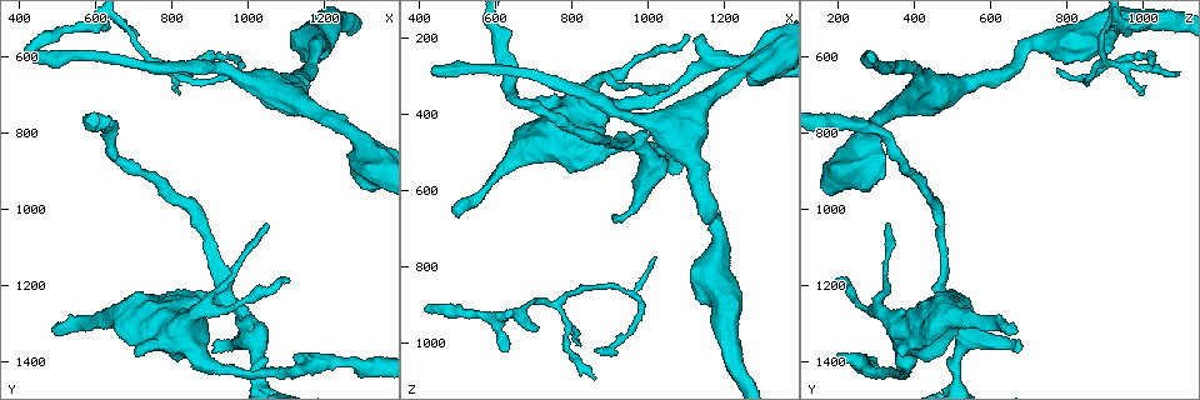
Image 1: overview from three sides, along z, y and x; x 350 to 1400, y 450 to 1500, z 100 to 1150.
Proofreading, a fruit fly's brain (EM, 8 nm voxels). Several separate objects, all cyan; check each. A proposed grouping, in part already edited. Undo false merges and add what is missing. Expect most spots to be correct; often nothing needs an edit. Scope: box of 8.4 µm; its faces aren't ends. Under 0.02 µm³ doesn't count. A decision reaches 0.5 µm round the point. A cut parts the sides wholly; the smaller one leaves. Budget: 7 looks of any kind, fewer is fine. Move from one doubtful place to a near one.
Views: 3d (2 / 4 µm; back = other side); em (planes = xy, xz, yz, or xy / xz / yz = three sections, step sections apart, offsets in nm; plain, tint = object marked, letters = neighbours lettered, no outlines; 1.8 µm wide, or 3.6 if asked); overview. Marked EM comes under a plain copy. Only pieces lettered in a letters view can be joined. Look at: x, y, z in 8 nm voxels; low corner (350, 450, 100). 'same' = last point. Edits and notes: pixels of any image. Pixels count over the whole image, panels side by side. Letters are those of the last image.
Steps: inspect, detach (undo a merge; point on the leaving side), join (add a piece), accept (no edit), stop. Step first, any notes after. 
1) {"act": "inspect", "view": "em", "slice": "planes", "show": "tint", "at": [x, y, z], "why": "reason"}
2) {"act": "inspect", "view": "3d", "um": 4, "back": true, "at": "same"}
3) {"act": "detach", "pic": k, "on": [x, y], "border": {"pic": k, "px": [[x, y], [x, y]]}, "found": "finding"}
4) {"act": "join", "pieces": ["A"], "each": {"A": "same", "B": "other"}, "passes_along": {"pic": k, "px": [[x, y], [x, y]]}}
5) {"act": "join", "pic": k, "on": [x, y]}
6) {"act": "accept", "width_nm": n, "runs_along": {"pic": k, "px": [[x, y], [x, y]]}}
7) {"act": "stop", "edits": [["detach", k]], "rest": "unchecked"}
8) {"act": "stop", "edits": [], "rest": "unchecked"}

{"act": "inspect", "view": "3d", "um": 2, "back": true, "at": [1105, 1195, 200], "why": "thin end"}

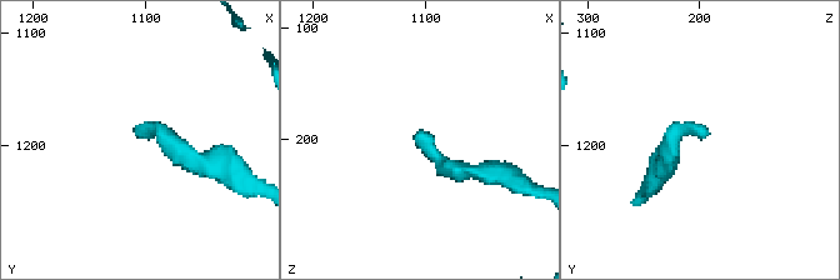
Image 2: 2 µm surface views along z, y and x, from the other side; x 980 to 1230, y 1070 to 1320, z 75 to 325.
{"act": "inspect", "view": "em", "slice": "xy", "step": 8, "show": "tint", "at": [1104, 1190, 192]}

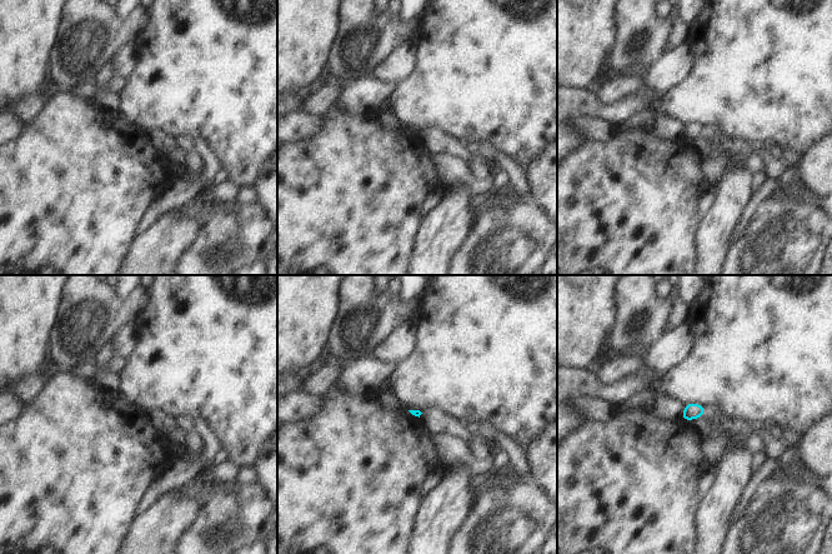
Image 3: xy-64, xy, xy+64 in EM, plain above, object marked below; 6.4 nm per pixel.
{"act": "inspect", "view": "em", "slice": "planes", "show": "letters", "at": "same"}

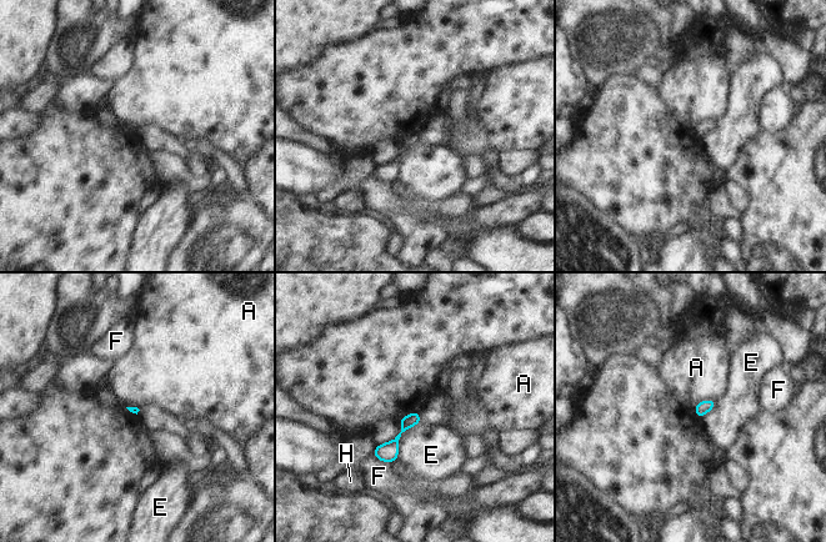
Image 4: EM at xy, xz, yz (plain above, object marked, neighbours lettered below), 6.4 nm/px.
{"act": "accept", "longest_contact_nm": ["E", 300], "each": {"A": "other", "E": "other", "F": "other", "H": "other"}, "found": "no lettered piece goes on from it"}

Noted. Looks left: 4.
{"act": "inspect", "view": "em", "slice": "planes", "show": "letters", "at": [905, 1365, 665], "why": "an open end"}

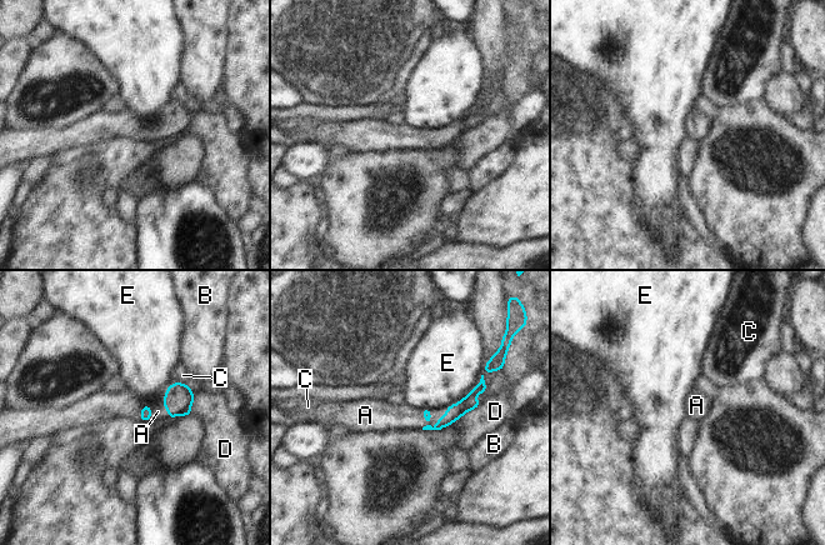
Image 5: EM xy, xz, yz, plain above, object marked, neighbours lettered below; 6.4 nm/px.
{"act": "join", "pieces": ["A"], "longest_contact_nm": ["E", 320], "each": {"A": "same", "B": "other", "C": "other", "D": "other", "E": "other"}, "found": "the cell continues"}

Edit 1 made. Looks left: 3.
{"act": "inspect", "view": "overview", "why": "see it whole again"}

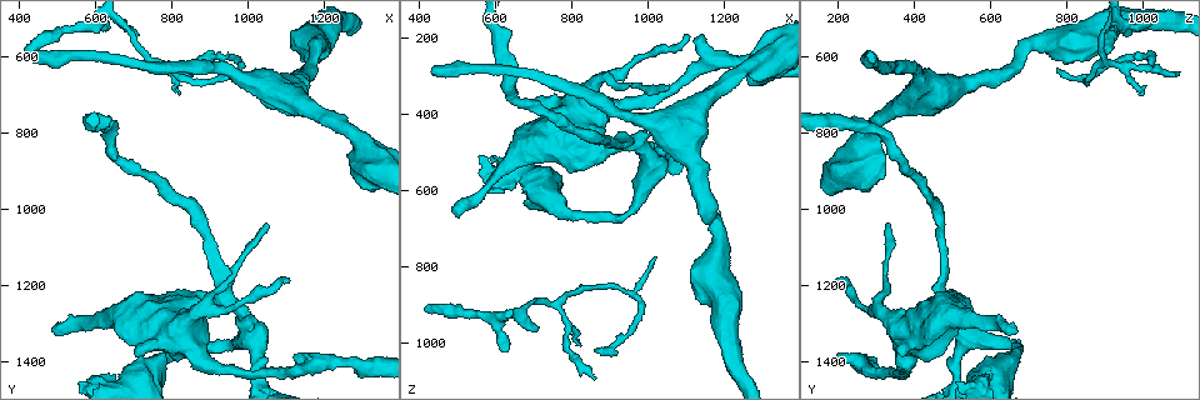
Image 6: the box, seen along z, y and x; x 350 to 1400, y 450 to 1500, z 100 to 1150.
{"act": "inspect", "view": "em", "slice": "xy", "step": 16, "show": "tint", "at": [435, 600, 290], "why": "branch stops here"}

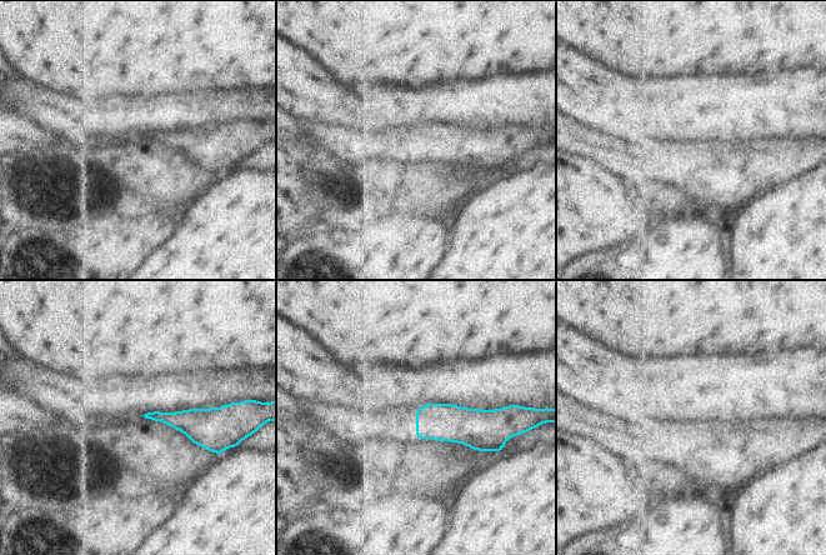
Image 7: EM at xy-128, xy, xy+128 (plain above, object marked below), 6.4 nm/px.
{"act": "inspect", "view": "em", "slice": "xy", "step": 16, "show": "letters", "at": "same", "why": "see the neighbours"}

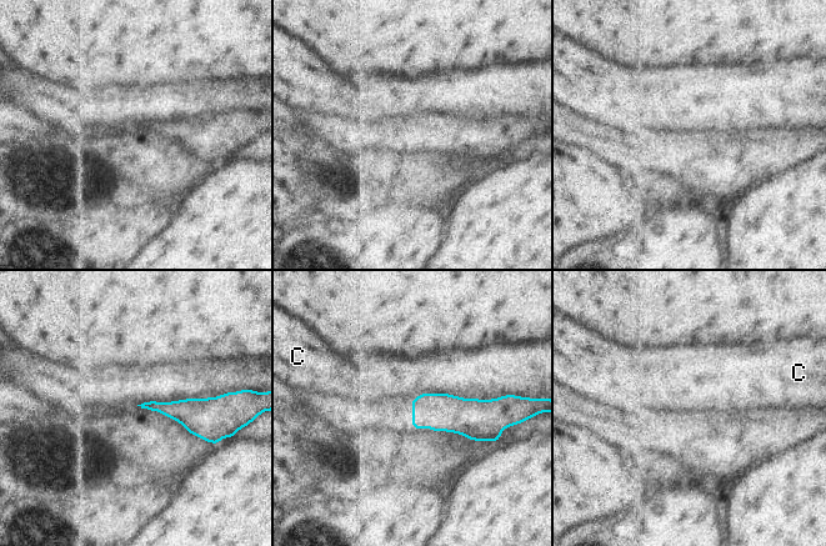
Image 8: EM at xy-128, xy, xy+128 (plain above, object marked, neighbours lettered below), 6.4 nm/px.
{"act": "accept", "each": {"C": "other"}, "border": {"pic": 8, "px": [[425, 391], [462, 397], [499, 397]]}, "found": "no lettered piece goes on from it"}

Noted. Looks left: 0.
{"act": "stop", "edits": [["join", 5]], "rest": "unchecked"}

